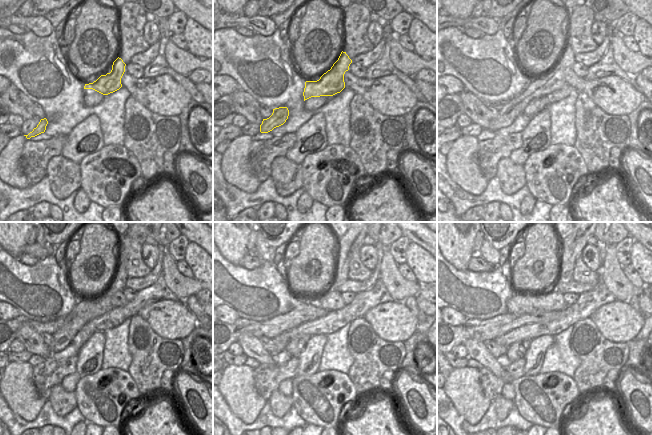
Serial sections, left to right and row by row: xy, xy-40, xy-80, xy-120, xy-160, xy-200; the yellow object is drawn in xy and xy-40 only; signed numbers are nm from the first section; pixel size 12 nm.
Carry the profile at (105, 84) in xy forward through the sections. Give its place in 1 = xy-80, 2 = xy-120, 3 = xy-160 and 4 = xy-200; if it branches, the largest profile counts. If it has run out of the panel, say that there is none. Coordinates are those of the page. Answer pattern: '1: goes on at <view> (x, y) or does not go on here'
1: goes on at xy-80 (554, 80)
2: goes on at xy-120 (87, 310)
3: goes on at xy-160 (348, 242)
4: goes on at xy-200 (571, 247)

